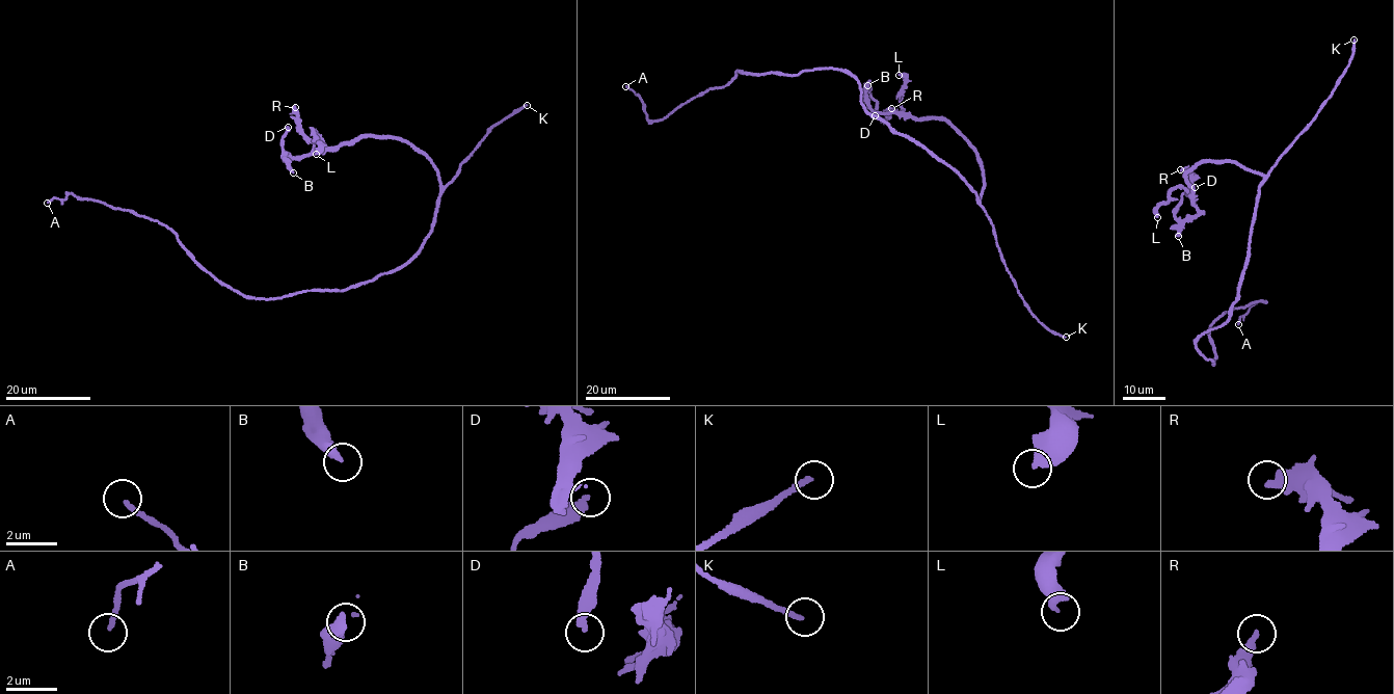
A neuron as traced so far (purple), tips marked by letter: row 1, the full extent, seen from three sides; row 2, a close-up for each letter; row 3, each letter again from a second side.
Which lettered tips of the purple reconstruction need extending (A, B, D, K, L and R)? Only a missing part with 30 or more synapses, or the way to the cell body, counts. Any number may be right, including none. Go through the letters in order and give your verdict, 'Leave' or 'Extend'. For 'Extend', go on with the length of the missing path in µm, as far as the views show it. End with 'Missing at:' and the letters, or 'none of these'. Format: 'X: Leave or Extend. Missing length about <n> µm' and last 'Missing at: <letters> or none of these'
A: Leave
B: Leave
D: Leave
K: Extend. Missing length about 140 µm
L: Leave
R: Leave
Missing at: K

